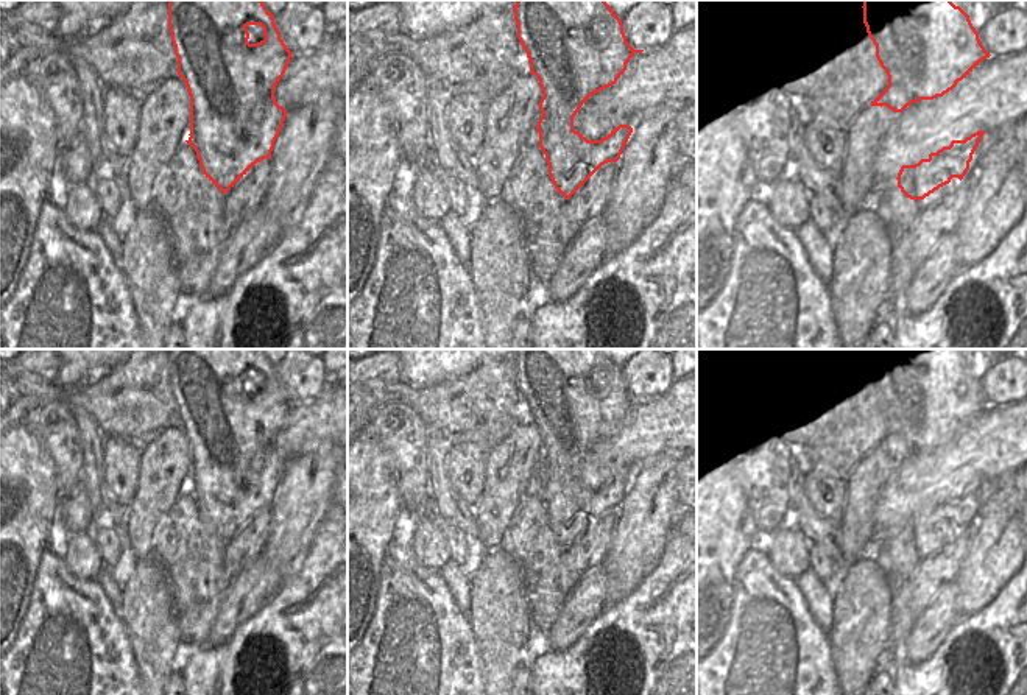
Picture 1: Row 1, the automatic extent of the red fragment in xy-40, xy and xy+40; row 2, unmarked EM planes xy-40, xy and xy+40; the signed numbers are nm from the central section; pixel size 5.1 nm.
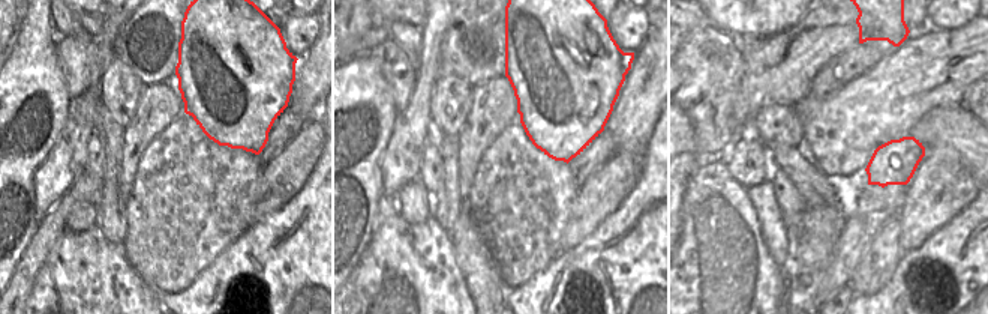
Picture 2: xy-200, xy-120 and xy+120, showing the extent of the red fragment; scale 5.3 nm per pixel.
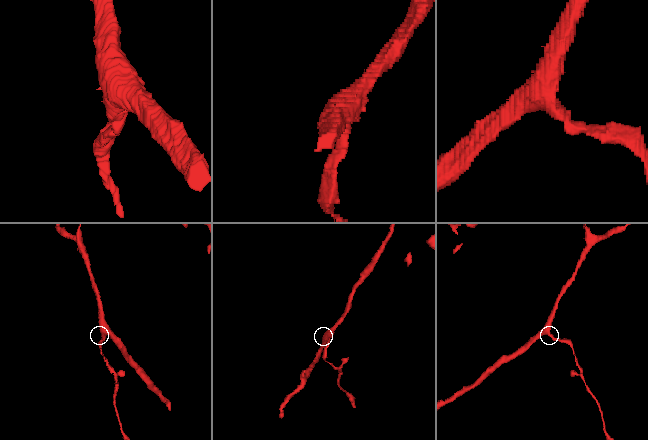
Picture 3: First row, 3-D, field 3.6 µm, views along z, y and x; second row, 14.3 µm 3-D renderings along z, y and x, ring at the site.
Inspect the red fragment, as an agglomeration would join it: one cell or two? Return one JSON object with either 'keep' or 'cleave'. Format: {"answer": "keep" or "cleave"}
{"answer": "keep"}

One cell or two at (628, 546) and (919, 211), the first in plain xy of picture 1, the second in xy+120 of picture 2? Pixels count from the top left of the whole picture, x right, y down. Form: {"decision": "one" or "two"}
{"decision": "one"}

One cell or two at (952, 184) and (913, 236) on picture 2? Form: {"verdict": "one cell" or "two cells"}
{"verdict": "one cell"}

